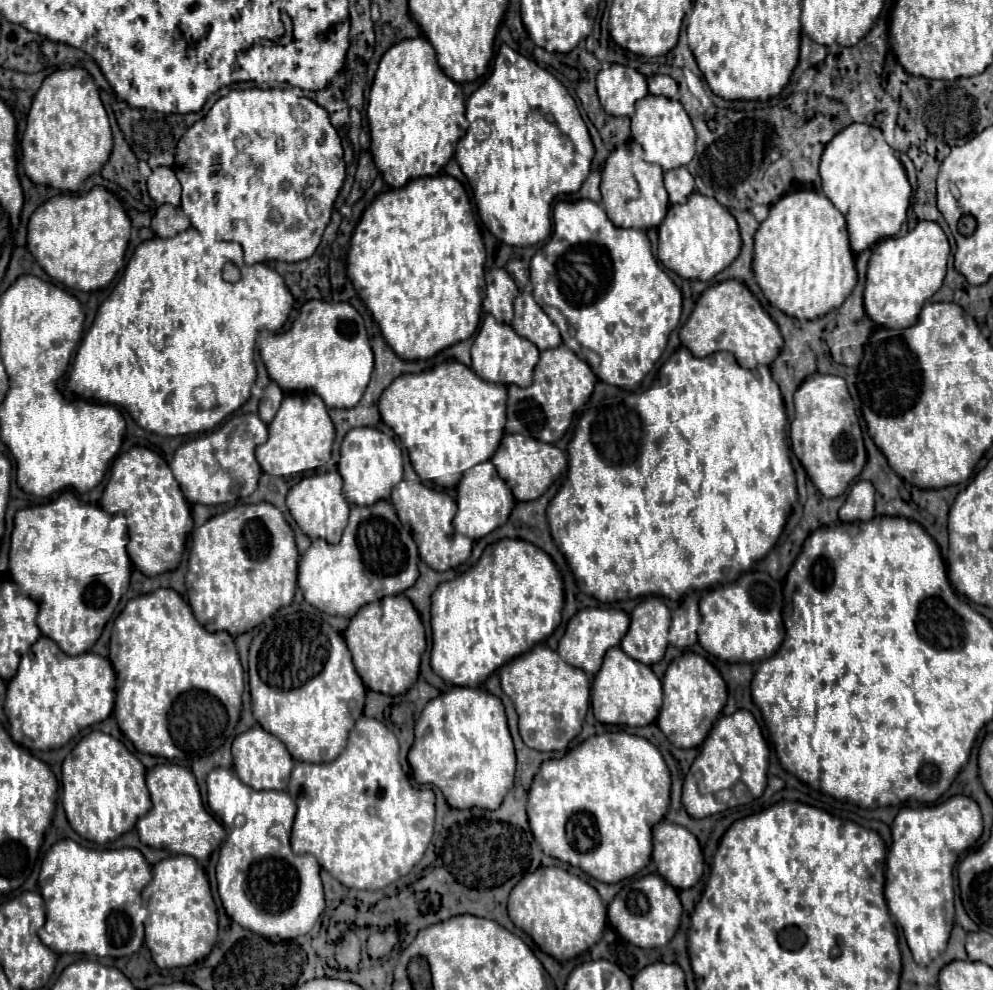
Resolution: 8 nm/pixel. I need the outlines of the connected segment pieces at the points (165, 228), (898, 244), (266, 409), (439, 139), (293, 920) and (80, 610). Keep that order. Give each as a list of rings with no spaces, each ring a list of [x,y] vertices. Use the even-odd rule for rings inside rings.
[[[162,204],[152,218],[152,230],[160,238],[170,238],[186,230],[188,226],[190,226],[190,220],[186,218],[186,214],[180,208],[170,204]]]
[[[918,222],[906,236],[880,240],[872,248],[864,288],[864,308],[870,320],[892,330],[912,326],[918,320],[924,302],[942,286],[948,256],[948,238],[936,222]]]
[[[270,382],[270,384],[264,388],[264,396],[262,396],[262,400],[260,400],[260,410],[258,410],[258,416],[262,418],[264,424],[270,424],[270,422],[272,422],[274,414],[278,412],[278,406],[282,404],[282,398],[284,398],[284,394],[282,394],[282,390],[278,388],[278,384]]]
[[[426,38],[394,44],[380,60],[370,98],[370,152],[390,188],[402,188],[420,176],[438,176],[454,156],[458,140],[468,130],[462,86],[440,70],[436,52]]]
[[[214,768],[208,774],[208,806],[220,818],[220,822],[228,832],[226,846],[220,848],[216,866],[218,892],[226,914],[242,928],[266,938],[278,936],[284,940],[292,940],[308,934],[324,910],[324,892],[320,882],[320,864],[316,862],[316,858],[310,854],[294,854],[290,850],[296,802],[288,796],[288,792],[276,790],[256,792],[254,788],[242,784],[230,768]],[[238,818],[244,818],[242,826],[236,824]]]
[[[70,492],[44,506],[32,506],[16,512],[10,548],[10,576],[22,594],[38,602],[36,622],[40,632],[58,642],[66,654],[78,656],[94,646],[122,594],[128,590],[131,573],[138,570],[126,554],[128,542],[130,534],[126,532],[124,516],[110,516],[96,504],[76,500]]]

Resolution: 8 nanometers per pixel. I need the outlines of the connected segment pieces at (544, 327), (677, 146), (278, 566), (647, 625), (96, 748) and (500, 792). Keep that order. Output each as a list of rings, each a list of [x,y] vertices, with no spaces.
[[[522,292],[514,302],[512,326],[518,336],[534,342],[538,350],[548,350],[562,344],[558,328],[528,292]]]
[[[652,96],[636,102],[636,112],[632,114],[632,138],[644,148],[644,160],[658,164],[664,172],[686,166],[696,152],[696,132],[692,122],[678,100],[668,100],[664,96]]]
[[[266,502],[260,504],[238,504],[224,514],[210,518],[206,524],[194,530],[192,550],[188,556],[186,572],[186,598],[198,622],[210,632],[226,630],[230,636],[240,636],[256,628],[264,618],[272,616],[276,610],[288,606],[296,592],[296,572],[298,572],[298,550],[294,542],[294,532],[284,520],[282,512]]]
[[[646,598],[634,608],[630,630],[622,638],[620,646],[630,658],[652,666],[664,658],[668,646],[668,628],[668,606],[660,598]]]
[[[98,730],[84,736],[62,764],[62,804],[64,804],[70,826],[84,840],[94,844],[106,844],[130,832],[136,826],[136,820],[144,816],[152,806],[144,776],[146,776],[146,770],[142,762],[120,740]]]
[[[454,686],[450,692],[442,692],[438,698],[430,700],[416,722],[416,740],[408,752],[408,762],[414,772],[414,780],[418,784],[434,784],[440,788],[448,806],[458,810],[496,810],[510,786],[514,786],[516,772],[516,752],[500,698],[482,688]]]

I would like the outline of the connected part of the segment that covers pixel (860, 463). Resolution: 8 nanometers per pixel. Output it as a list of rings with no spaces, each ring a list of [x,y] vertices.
[[[830,374],[808,376],[794,394],[794,404],[796,418],[790,424],[790,442],[794,454],[802,462],[814,486],[826,498],[842,496],[848,484],[862,472],[866,464],[862,428],[844,378]]]

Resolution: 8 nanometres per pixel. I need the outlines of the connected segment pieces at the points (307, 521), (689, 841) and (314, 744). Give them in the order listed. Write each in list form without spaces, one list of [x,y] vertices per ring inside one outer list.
[[[326,472],[316,474],[310,478],[302,478],[298,484],[294,484],[286,498],[288,510],[300,530],[310,538],[324,538],[330,544],[338,544],[342,530],[348,522],[348,502],[342,496],[342,476],[338,472]]]
[[[662,820],[660,824],[654,826],[652,860],[656,862],[658,874],[662,874],[662,878],[666,878],[666,882],[670,882],[670,886],[674,886],[676,890],[692,888],[704,872],[704,858],[702,858],[702,850],[700,850],[696,836],[692,832],[688,832],[684,826],[678,826],[678,824],[672,824],[666,820]]]
[[[294,612],[268,620],[252,640],[248,666],[254,718],[266,732],[284,742],[294,760],[332,762],[338,754],[342,754],[348,732],[362,716],[366,688],[354,670],[344,638],[334,632],[328,622],[306,612]]]

